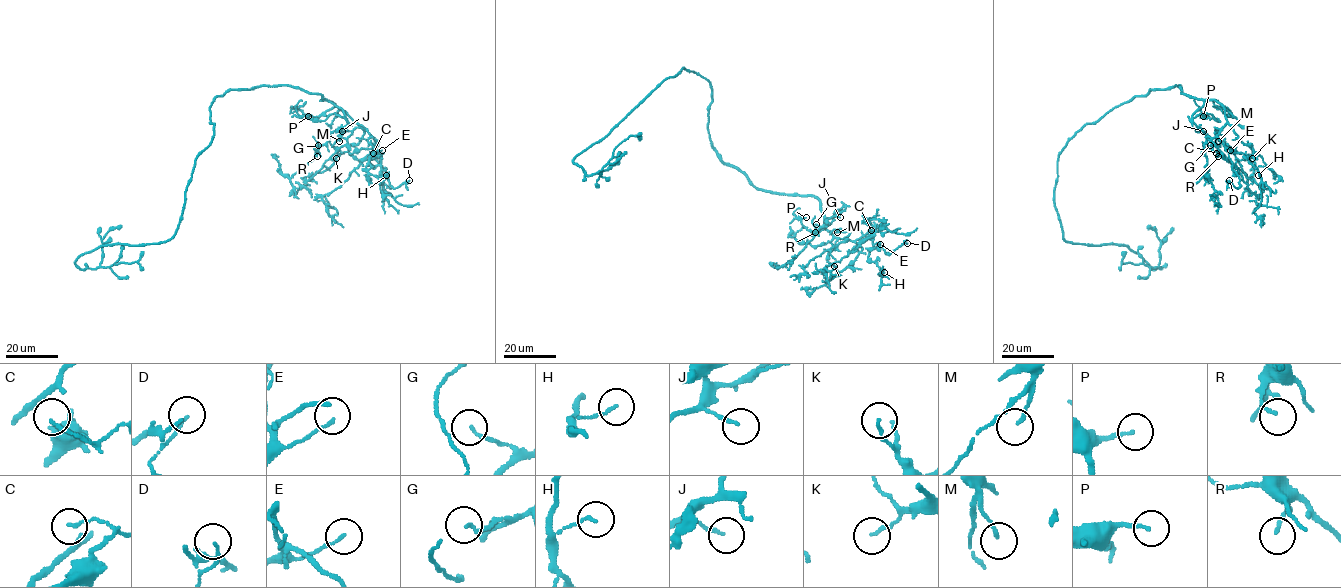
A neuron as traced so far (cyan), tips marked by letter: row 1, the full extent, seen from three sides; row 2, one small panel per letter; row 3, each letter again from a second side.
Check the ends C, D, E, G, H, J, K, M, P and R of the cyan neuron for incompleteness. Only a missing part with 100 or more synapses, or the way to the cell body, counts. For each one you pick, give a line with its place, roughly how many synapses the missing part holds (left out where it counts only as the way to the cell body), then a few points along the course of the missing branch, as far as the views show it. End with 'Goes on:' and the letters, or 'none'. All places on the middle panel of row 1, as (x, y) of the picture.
Goes on: none

